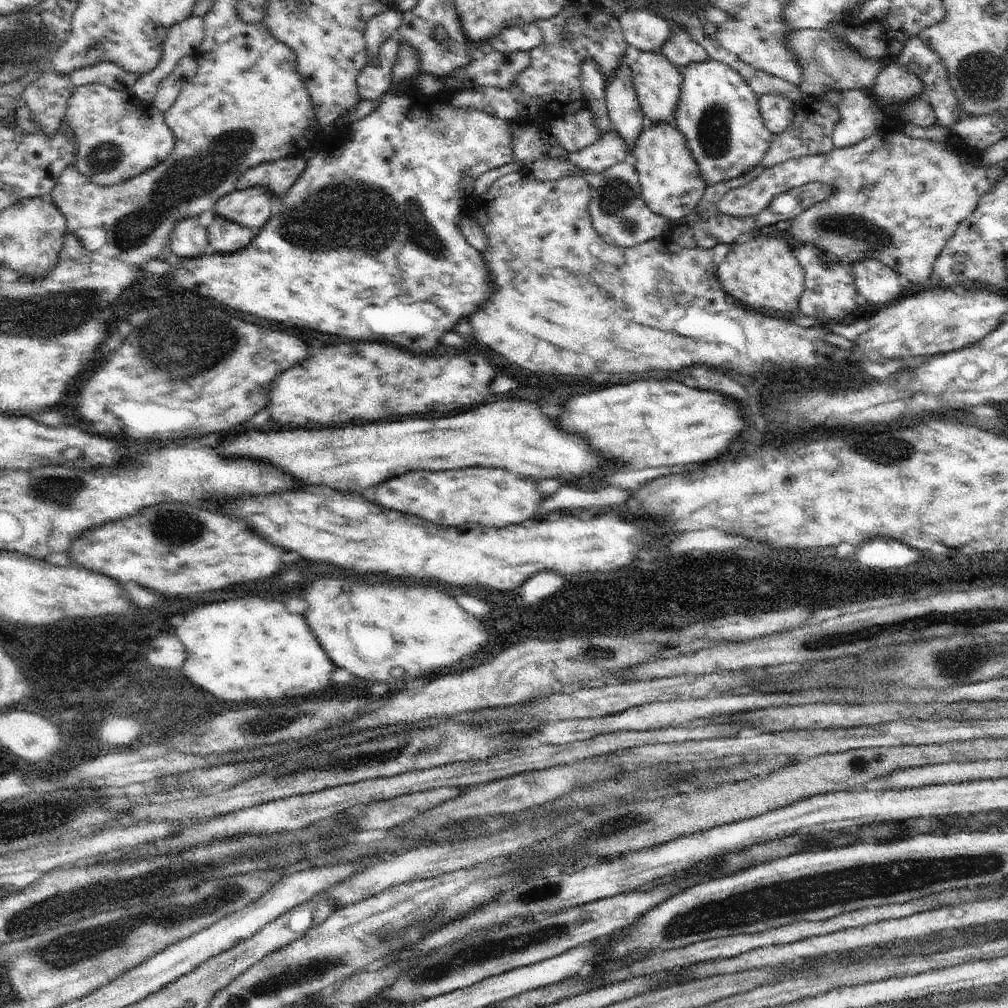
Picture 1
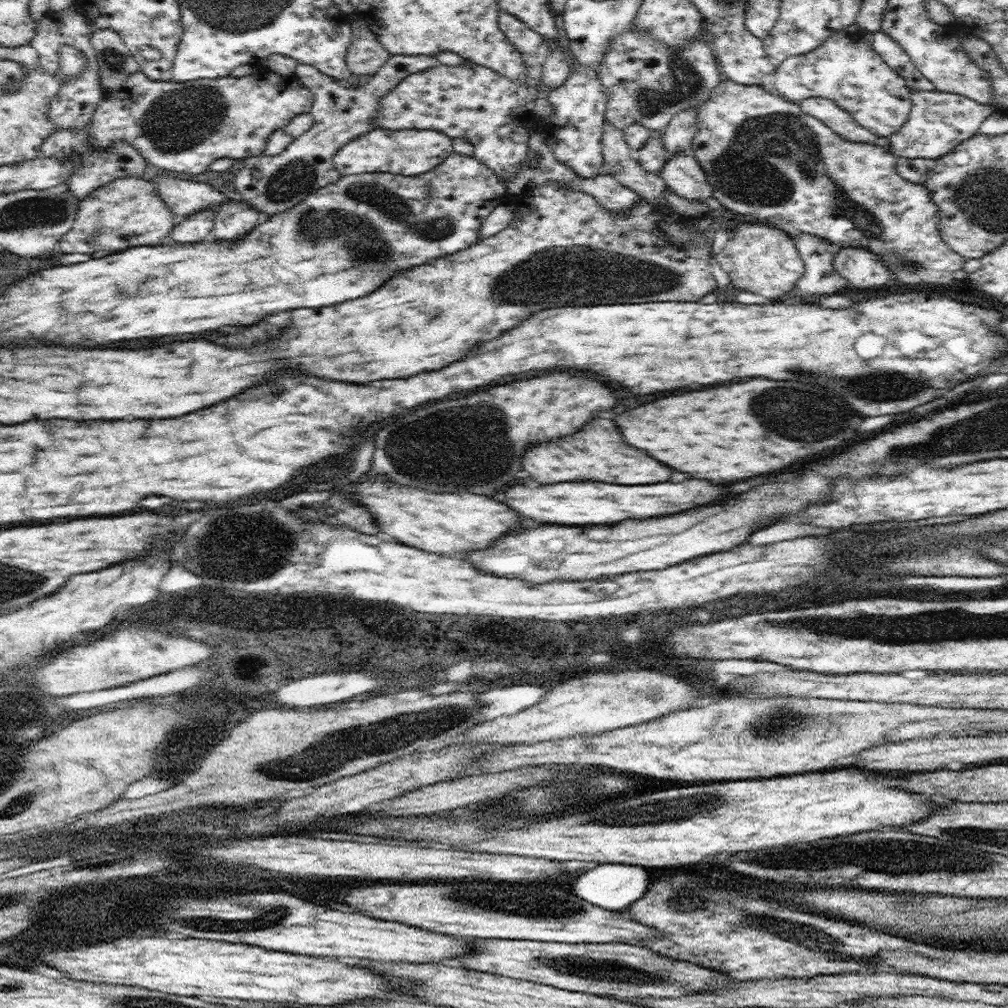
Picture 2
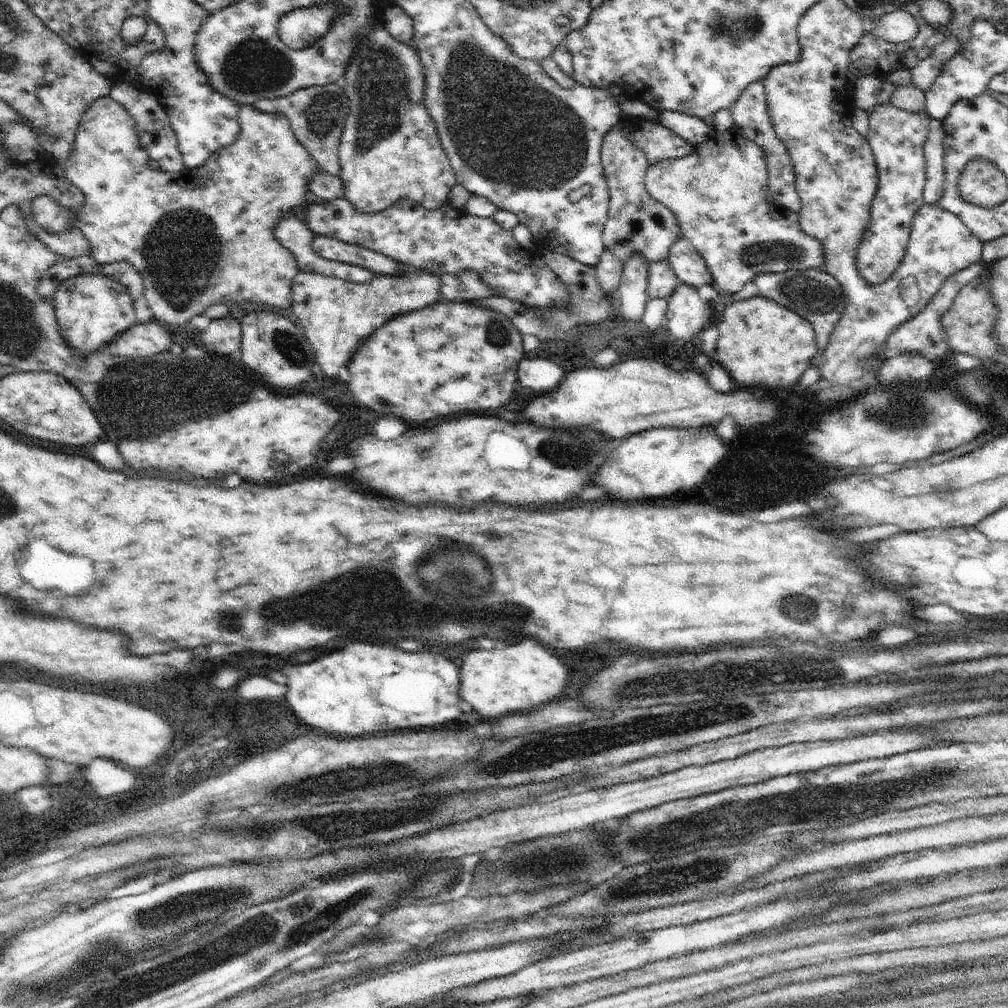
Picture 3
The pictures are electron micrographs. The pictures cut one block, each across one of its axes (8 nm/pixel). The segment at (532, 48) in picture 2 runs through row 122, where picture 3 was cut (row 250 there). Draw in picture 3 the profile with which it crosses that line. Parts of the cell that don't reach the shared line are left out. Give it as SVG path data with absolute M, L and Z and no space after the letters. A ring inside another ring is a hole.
M336 197L308 205L305 226L315 235L362 245L400 263L408 263L440 276L476 271L500 296L504 295L540 312L543 308L550 311L554 303L557 307L567 308L567 288L535 252L520 246L513 231L502 228L492 217L468 214L465 209L454 208L448 202L429 211L416 201L398 199L382 212L368 214L358 213L344 197Z

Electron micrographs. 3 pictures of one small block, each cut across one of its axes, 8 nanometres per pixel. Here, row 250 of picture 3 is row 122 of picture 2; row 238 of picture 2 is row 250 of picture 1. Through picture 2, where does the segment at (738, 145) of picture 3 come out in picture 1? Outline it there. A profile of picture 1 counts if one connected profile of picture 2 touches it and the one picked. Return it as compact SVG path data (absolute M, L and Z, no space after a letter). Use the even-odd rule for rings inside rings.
M952 127L949 128L950 134L948 134L947 140L942 139L912 139L910 136L904 136L896 131L888 133L876 132L866 140L860 141L851 147L836 147L832 152L816 155L815 157L798 157L797 159L788 159L783 163L777 164L768 170L765 170L759 177L756 177L753 181L747 185L739 186L738 188L728 191L718 202L717 208L723 215L730 215L733 217L749 217L758 214L761 210L766 208L766 205L779 194L785 193L786 191L796 189L802 185L808 183L824 183L830 185L833 188L830 196L827 196L822 202L812 205L807 208L803 213L800 213L795 218L795 223L788 229L794 234L794 243L798 245L814 245L820 250L820 264L824 264L825 267L834 263L843 262L846 264L852 264L856 261L864 259L878 259L882 263L886 264L890 268L893 268L907 284L907 286L924 286L924 282L930 278L933 274L933 268L935 260L938 255L942 252L942 249L948 244L948 241L954 236L958 225L968 218L972 212L976 210L977 204L980 202L980 197L984 196L988 191L995 188L1005 176L1005 170L1002 169L1004 162L996 164L985 164L983 165L977 159L972 158L976 153L966 152L964 147L960 146L959 139L957 138L958 131Z

